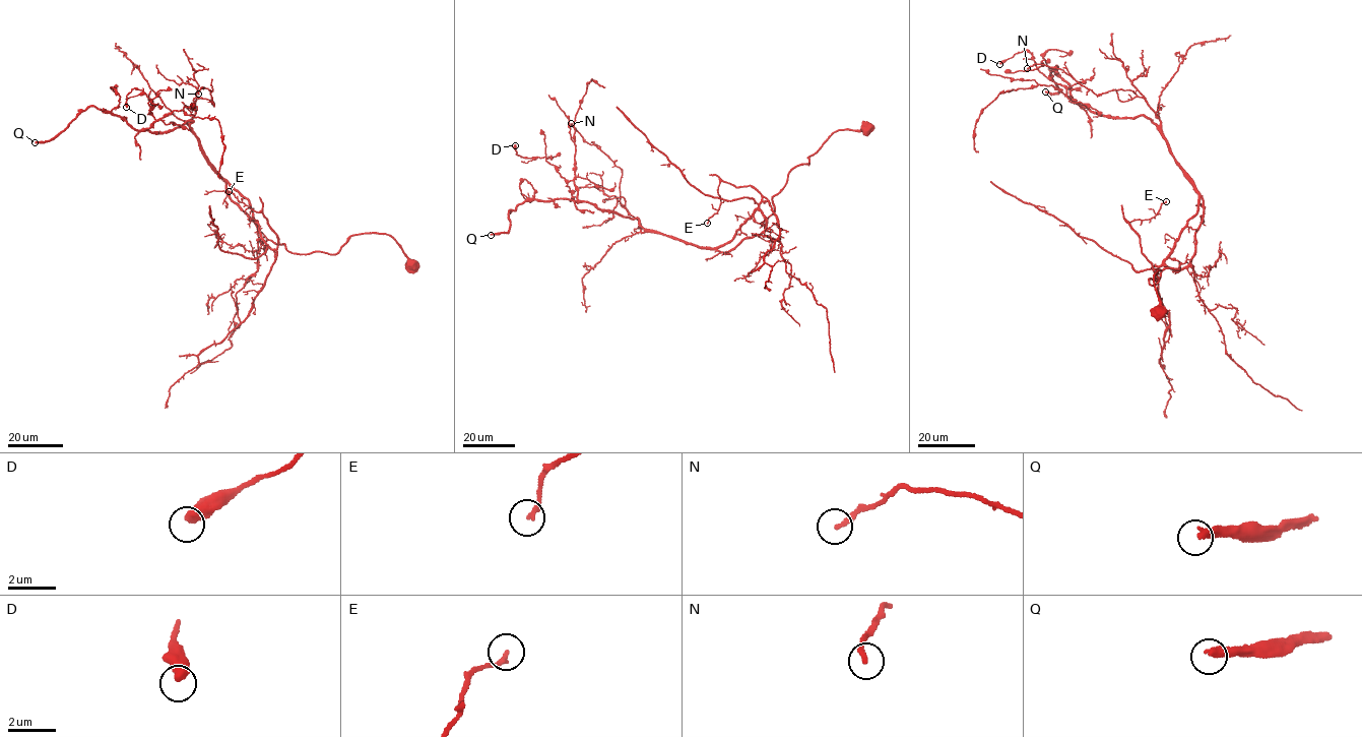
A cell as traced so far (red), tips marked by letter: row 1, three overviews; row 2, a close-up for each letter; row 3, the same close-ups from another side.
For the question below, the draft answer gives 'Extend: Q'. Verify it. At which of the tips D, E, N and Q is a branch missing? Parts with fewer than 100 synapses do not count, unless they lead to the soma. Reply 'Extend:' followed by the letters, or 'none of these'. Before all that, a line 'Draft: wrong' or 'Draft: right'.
Draft: right
Extend: Q

